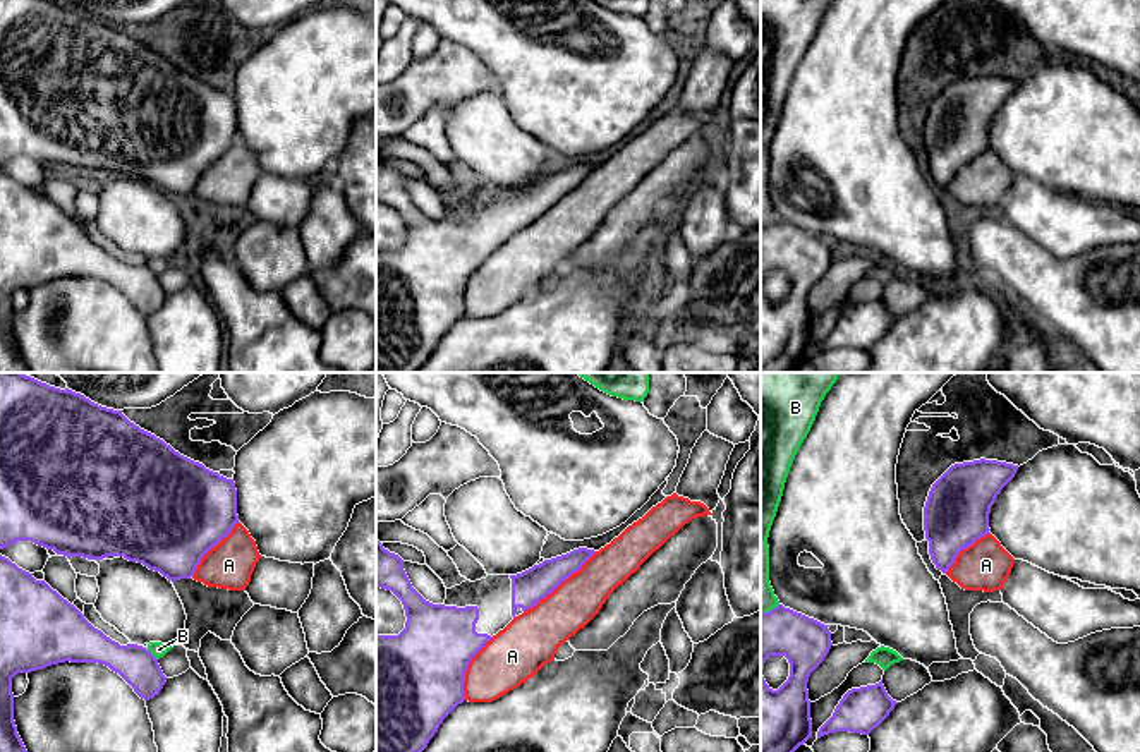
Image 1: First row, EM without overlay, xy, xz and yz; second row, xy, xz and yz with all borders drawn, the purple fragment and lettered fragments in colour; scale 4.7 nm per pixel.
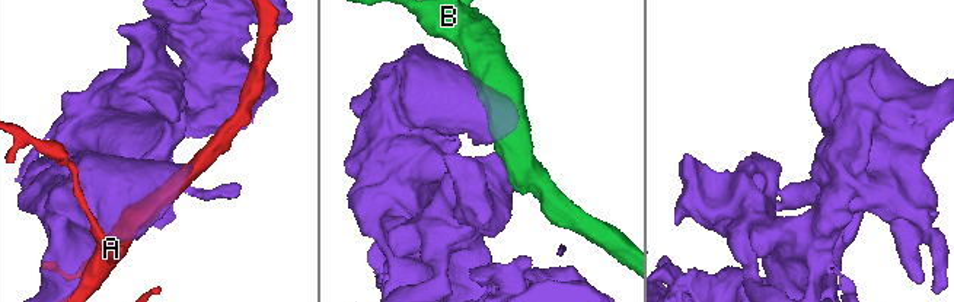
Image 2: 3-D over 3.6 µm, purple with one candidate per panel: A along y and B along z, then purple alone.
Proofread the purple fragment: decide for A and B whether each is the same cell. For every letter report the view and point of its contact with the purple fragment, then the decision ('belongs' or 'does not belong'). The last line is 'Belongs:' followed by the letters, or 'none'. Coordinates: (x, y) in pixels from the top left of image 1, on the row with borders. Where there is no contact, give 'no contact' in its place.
A: meets purple in xz at (560, 582); does not belong
B: meets purple in xy at (151, 654); does not belong
Belongs: none

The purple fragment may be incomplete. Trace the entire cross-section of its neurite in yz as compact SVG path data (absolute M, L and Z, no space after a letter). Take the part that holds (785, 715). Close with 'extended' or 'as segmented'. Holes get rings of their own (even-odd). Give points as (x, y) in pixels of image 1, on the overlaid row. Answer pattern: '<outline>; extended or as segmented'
M778 604L761 613L761 752L795 752L812 737L807 682L831 649L828 625ZM769 656L785 656L790 676L773 690L764 676Z; as segmented

